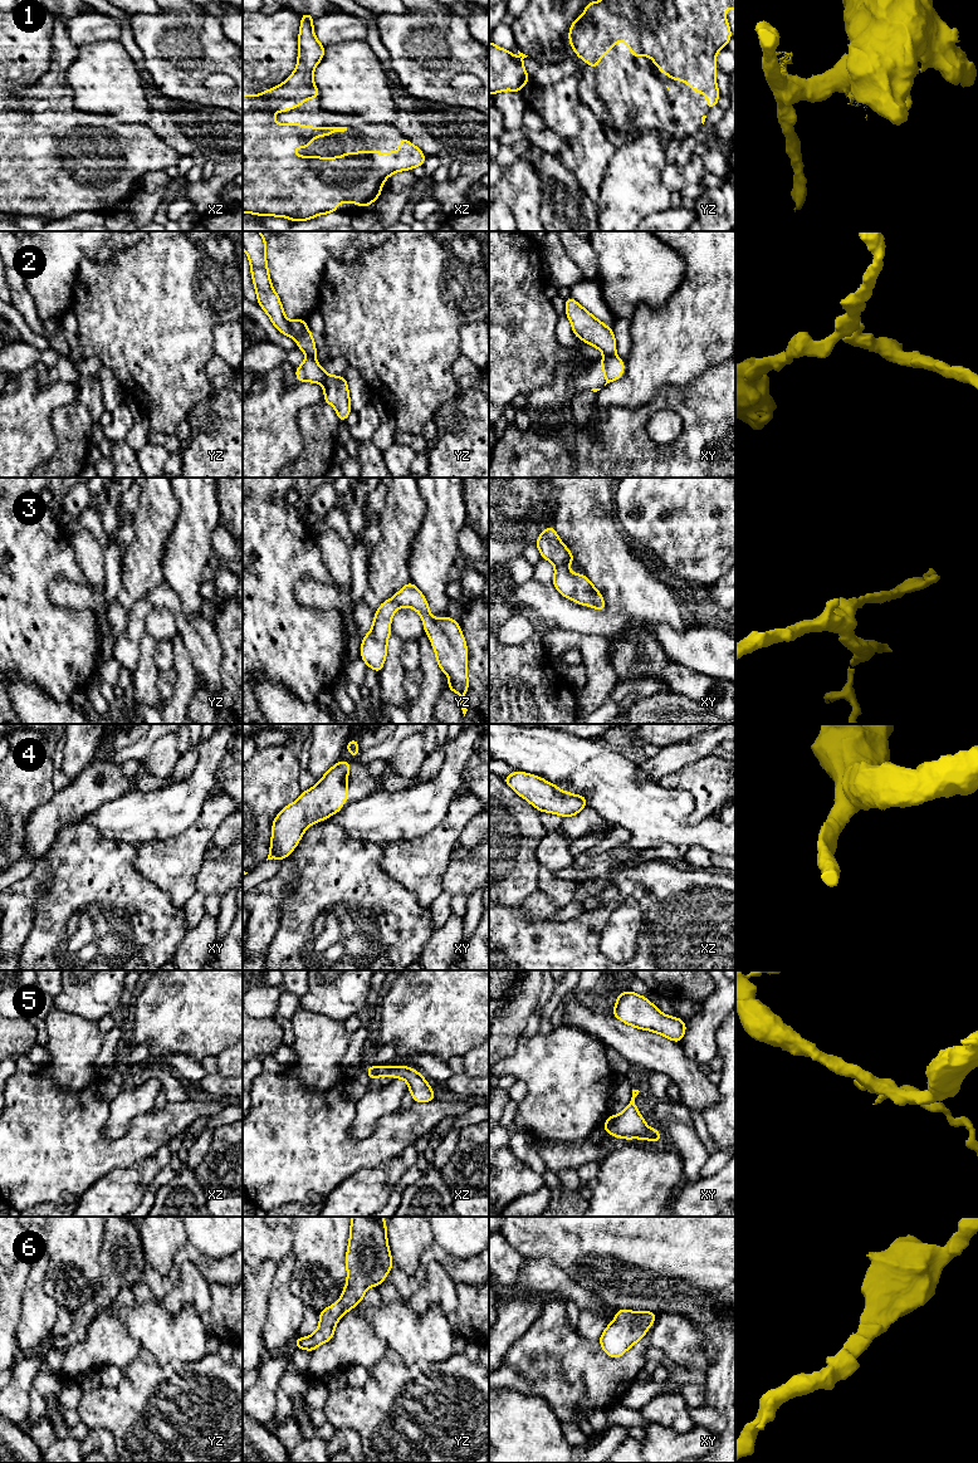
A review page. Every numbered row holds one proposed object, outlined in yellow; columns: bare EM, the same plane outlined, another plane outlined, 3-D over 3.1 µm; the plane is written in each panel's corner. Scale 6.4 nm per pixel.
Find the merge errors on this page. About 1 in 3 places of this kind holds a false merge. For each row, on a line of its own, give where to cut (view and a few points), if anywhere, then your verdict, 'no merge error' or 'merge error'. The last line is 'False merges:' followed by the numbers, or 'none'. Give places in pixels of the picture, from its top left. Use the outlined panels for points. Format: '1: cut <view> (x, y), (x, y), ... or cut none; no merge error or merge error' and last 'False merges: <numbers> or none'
1: cut none; no merge error
2: cut xy (614, 355), (606, 357); merge error
3: cut none; no merge error
4: cut none; no merge error
5: cut xy (648, 1128), (637, 1136); merge error
6: cut none; no merge error
False merges: 2, 5

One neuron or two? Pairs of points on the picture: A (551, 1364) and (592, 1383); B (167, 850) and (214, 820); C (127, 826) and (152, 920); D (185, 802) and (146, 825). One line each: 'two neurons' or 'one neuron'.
A: one neuron
B: one neuron
C: two neurons
D: one neuron

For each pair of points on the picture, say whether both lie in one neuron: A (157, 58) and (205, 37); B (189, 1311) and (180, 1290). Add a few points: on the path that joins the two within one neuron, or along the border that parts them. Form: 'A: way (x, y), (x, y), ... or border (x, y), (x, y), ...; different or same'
A: way (169, 55), (176, 53), (184, 45), (194, 45); same
B: border (159, 1301), (171, 1312), (190, 1302), (200, 1316); different

